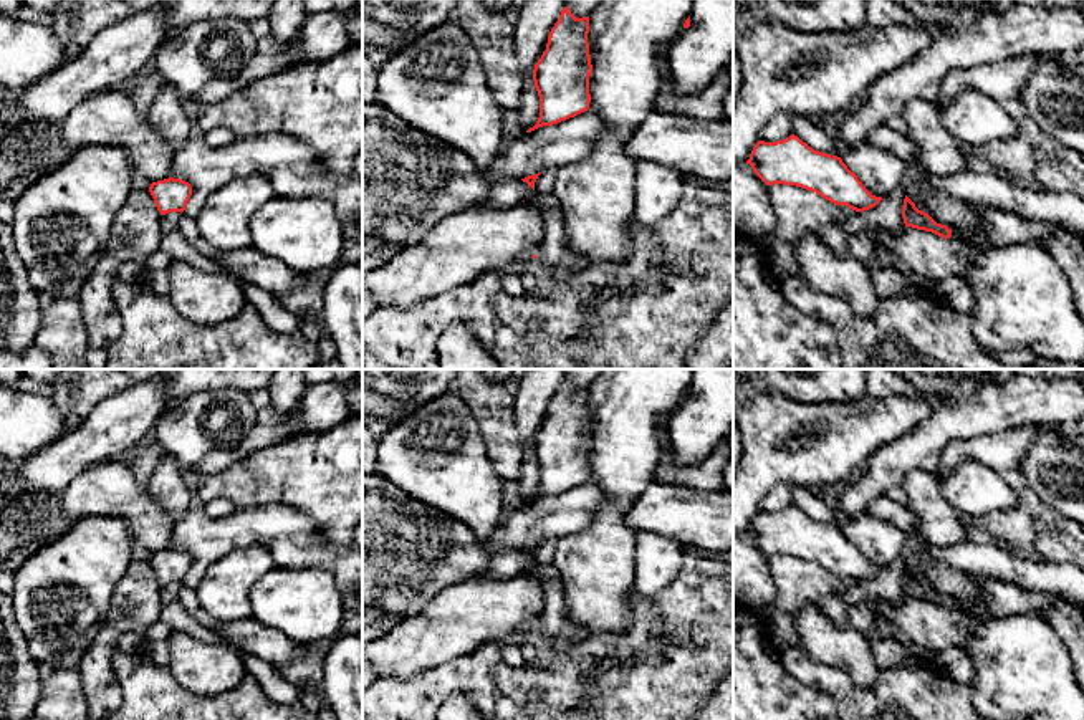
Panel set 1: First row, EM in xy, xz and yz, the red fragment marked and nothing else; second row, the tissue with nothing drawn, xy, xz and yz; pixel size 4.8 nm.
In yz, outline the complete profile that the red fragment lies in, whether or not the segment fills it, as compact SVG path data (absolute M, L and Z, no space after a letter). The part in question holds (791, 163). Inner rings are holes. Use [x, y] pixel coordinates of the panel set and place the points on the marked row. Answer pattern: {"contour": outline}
{"contour": "M794 134L776 142L758 141L746 164L766 185L796 185L856 212L882 200L862 185L841 157L814 151Z"}

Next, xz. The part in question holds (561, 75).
{"contour": "M564 7L533 70L540 118L526 132L558 124L589 109L592 65L588 33L589 17L576 18Z"}

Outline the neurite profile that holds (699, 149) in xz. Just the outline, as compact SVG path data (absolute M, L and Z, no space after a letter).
M654 109L631 134L627 154L725 182L733 179L733 121L698 122Z

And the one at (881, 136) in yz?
M885 124L874 127L866 142L885 149L899 157L912 149L912 142L907 134L897 132Z

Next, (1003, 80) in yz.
M1029 53L975 68L950 70L942 78L935 99L937 109L942 109L963 91L978 91L998 103L1018 99L1023 84L1036 65L1038 56Z

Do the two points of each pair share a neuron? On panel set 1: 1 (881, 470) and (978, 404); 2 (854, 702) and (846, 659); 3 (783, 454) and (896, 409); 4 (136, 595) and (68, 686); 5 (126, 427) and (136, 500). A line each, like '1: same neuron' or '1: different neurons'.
1: same neuron
2: different neurons
3: same neuron
4: different neurons
5: different neurons

